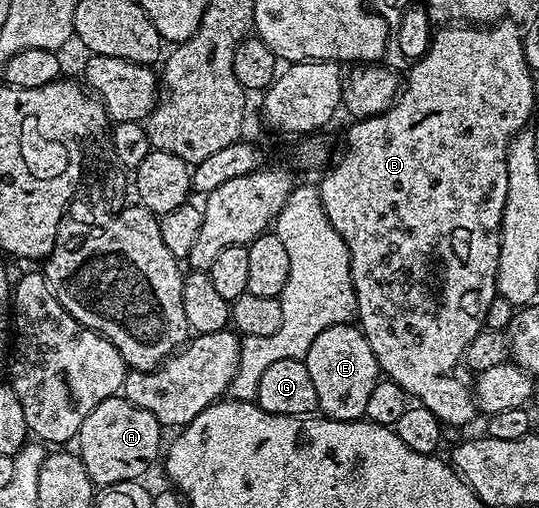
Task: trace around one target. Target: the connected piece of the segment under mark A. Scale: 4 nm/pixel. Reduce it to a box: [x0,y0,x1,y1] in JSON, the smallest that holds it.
[77,397,161,488]

